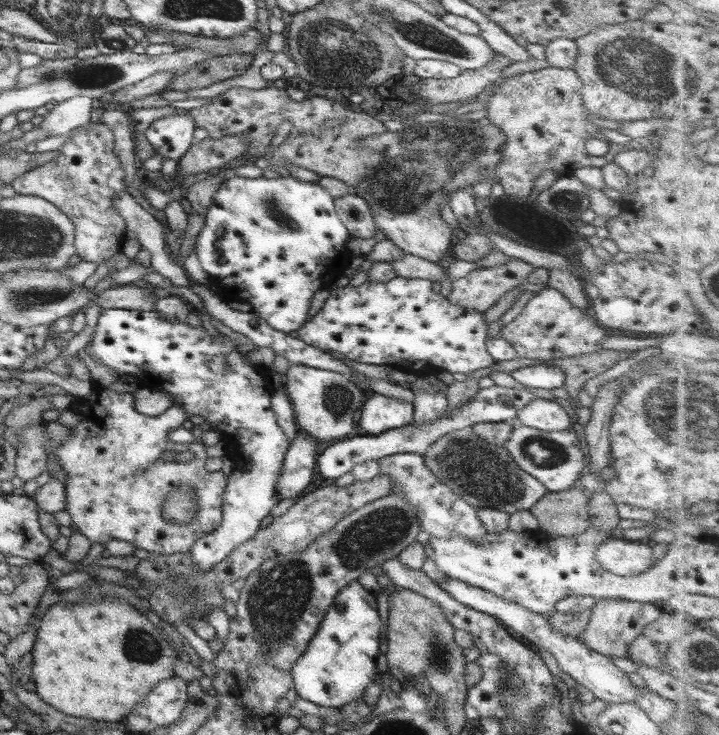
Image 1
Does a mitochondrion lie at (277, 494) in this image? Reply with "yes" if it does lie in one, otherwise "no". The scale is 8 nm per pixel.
no

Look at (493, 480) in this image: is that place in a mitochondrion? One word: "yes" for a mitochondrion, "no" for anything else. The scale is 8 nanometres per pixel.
yes

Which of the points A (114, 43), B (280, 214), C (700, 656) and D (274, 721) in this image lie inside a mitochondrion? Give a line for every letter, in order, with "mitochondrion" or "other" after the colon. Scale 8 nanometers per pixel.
A: mitochondrion
B: mitochondrion
C: mitochondrion
D: other

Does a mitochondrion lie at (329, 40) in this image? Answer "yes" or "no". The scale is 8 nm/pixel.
yes

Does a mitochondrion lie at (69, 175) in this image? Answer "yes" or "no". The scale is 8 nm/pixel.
yes

